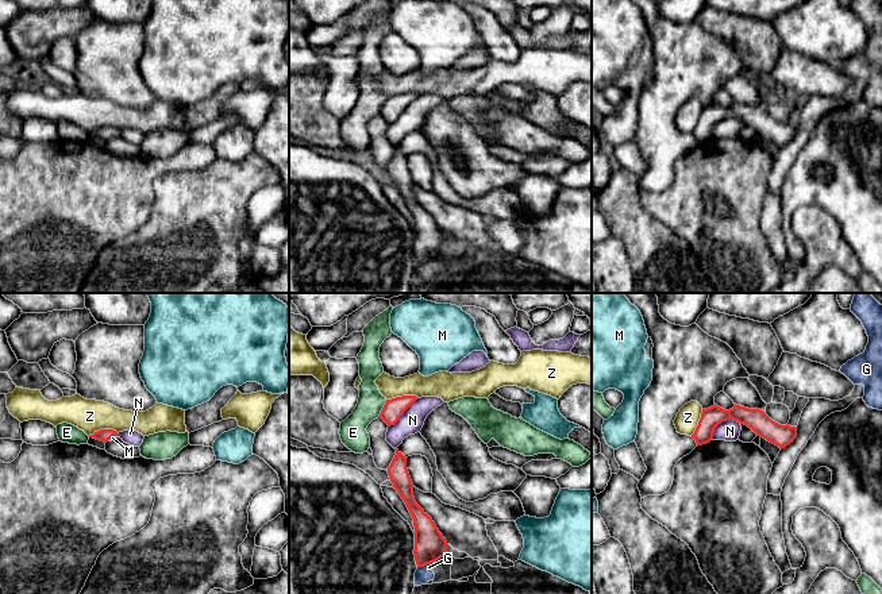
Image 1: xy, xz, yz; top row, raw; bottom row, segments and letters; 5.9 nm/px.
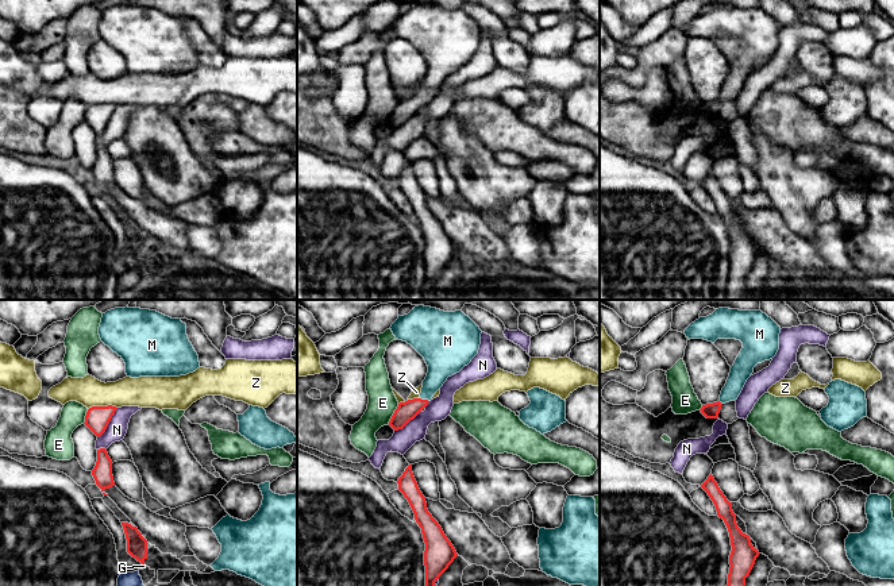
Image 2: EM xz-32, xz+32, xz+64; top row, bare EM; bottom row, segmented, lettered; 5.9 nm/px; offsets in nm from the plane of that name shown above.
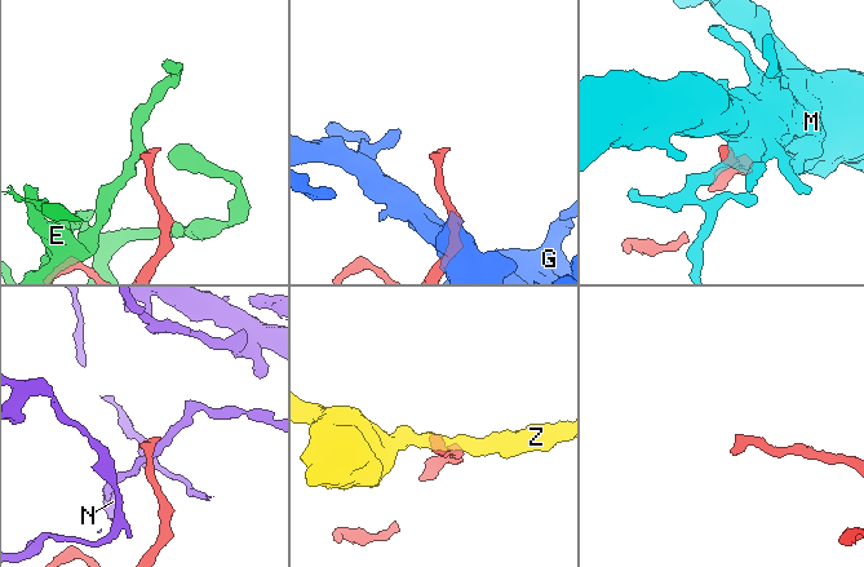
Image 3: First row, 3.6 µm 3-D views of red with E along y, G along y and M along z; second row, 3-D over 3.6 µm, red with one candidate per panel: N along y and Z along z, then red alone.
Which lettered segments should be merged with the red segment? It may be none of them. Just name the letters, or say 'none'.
M

